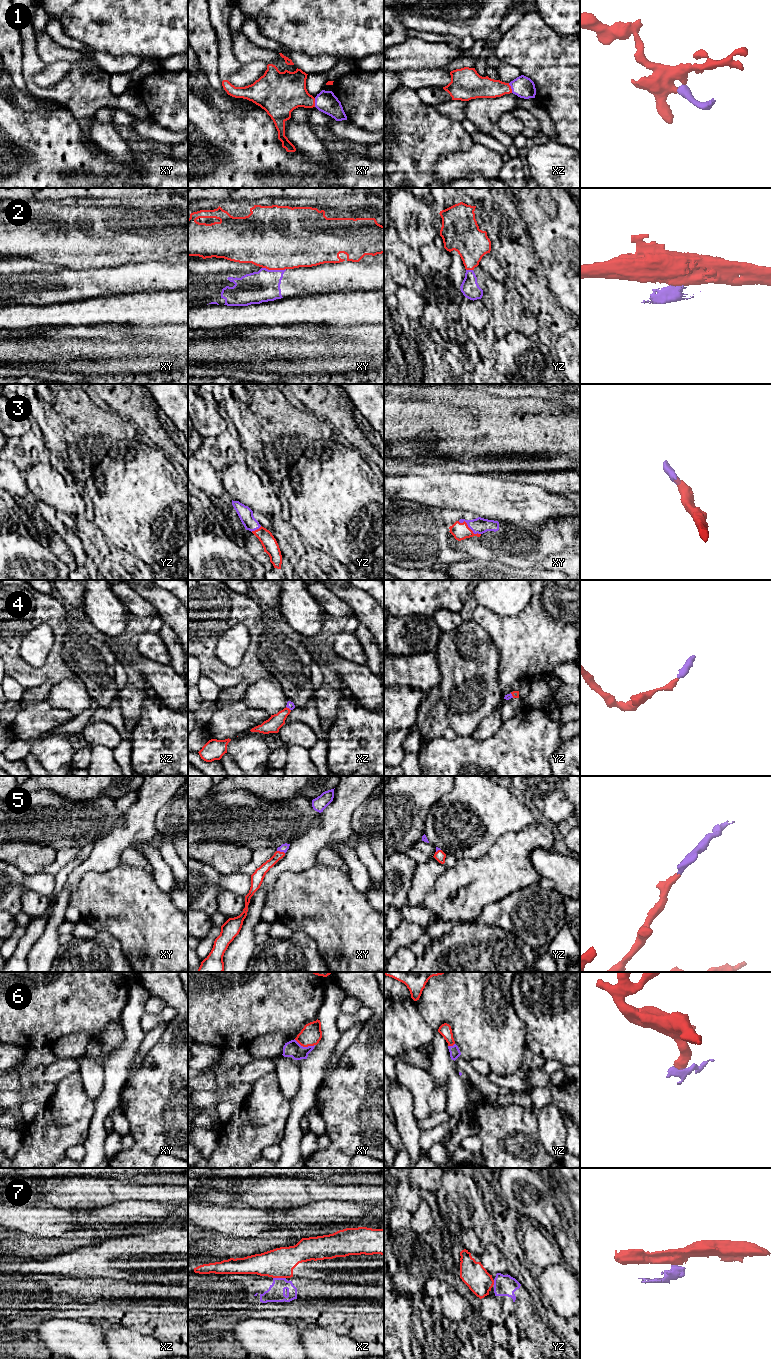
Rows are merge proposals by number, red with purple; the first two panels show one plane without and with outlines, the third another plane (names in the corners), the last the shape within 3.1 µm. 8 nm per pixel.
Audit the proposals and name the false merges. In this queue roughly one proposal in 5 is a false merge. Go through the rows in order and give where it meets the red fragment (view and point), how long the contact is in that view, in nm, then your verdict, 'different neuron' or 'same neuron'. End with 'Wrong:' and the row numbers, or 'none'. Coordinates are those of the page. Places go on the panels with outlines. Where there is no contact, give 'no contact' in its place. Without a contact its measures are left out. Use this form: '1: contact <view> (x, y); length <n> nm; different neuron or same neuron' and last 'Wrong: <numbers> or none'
1: contact xz (510, 88); length 90 nm; same neuron
2: contact xy (274, 269); length 190 nm; different neuron
3: contact xy (468, 527); length 220 nm; same neuron
4: contact xz (288, 708); length 50 nm; same neuron
5: contact xy (281, 852); length 70 nm; same neuron
6: contact xy (304, 1046); length 180 nm; same neuron
7: contact xz (279, 1277); length 100 nm; different neuron
Wrong: 2, 7

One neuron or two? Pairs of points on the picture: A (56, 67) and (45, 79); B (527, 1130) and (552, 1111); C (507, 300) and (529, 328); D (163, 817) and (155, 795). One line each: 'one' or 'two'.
A: one
B: two
C: one
D: two

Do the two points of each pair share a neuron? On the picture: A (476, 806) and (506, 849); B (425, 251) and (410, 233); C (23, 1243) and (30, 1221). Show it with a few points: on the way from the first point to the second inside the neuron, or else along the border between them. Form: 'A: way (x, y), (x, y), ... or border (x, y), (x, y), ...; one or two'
A: border (520, 830), (504, 833), (482, 855); two
B: border (423, 244), (417, 249); two
C: border (22, 1233), (26, 1234); two

